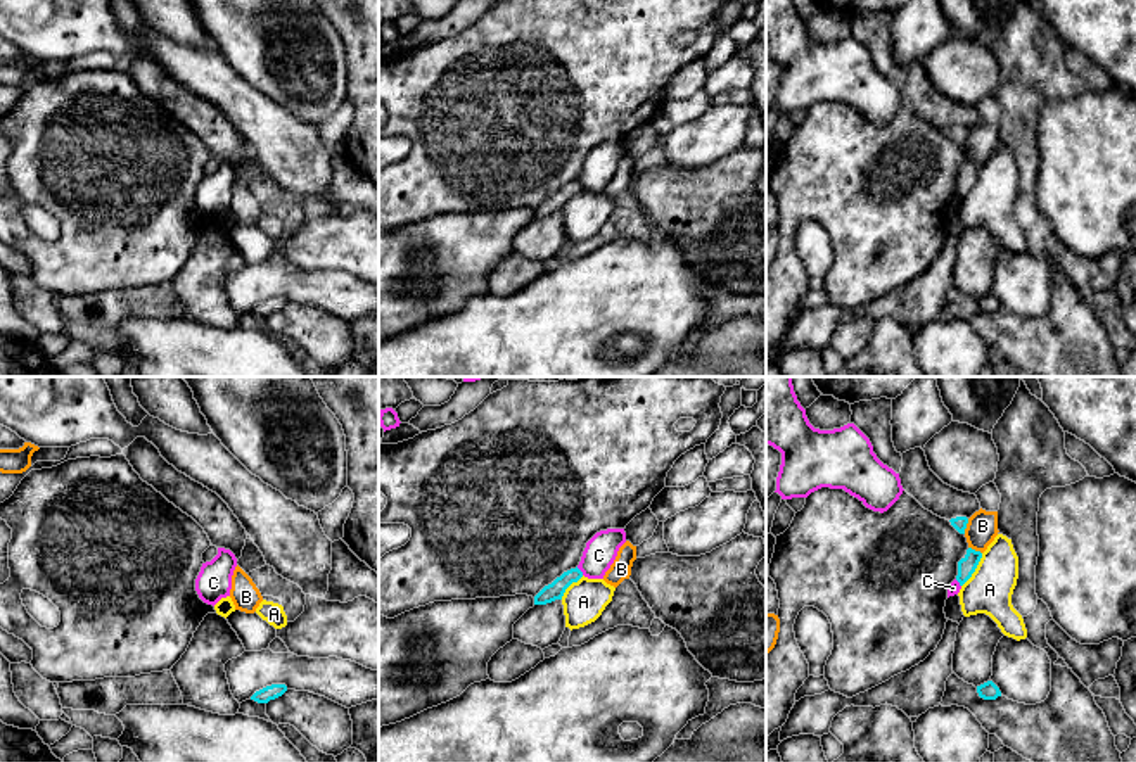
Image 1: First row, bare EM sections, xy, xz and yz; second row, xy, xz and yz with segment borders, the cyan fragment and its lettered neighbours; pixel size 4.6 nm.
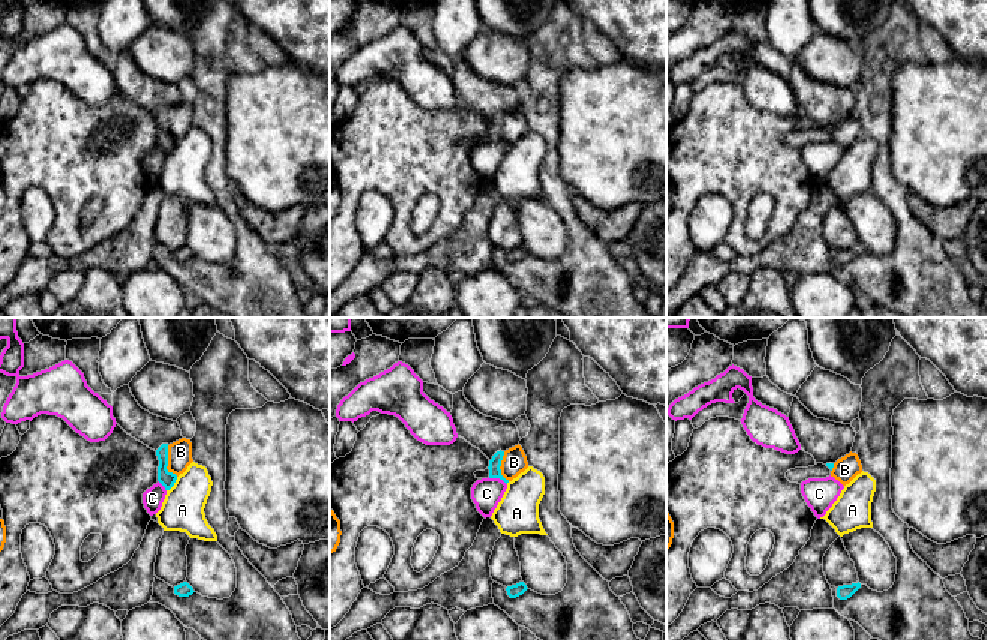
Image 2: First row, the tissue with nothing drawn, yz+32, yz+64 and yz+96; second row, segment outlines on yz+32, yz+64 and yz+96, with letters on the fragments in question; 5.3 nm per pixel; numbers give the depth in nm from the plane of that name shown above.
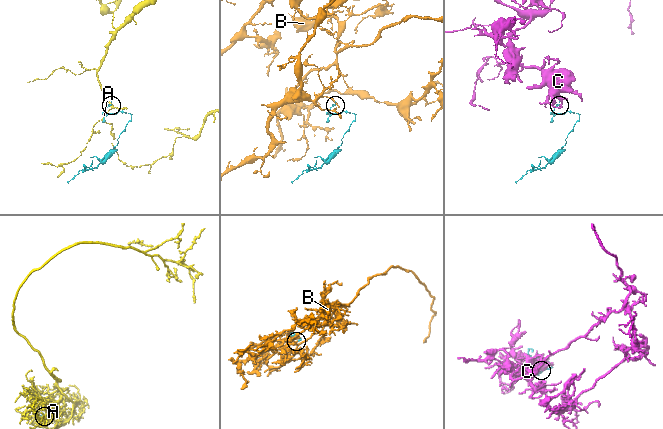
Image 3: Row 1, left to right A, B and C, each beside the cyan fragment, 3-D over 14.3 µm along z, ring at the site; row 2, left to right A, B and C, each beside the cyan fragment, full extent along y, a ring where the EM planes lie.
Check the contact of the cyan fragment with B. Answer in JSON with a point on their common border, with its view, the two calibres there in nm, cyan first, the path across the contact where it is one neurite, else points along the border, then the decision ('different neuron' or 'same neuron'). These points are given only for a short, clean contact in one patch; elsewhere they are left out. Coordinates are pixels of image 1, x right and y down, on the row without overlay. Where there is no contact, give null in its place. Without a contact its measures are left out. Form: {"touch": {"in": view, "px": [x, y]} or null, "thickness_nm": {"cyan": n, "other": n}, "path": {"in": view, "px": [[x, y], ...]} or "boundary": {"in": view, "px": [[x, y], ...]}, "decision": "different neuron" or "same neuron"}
{"touch": {"in": "yz", "px": [965, 139]}, "thickness_nm": {"cyan": 60, "other": 140}, "boundary": {"in": "yz", "px": [[969, 132], [963, 146]]}, "decision": "different neuron"}

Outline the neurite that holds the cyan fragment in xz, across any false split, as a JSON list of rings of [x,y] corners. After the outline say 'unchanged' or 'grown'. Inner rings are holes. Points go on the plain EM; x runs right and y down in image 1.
[[[576,180],[567,185],[564,185],[560,190],[557,190],[552,197],[545,199],[536,209],[534,218],[546,218],[555,213],[562,213],[565,202],[578,195],[583,190],[583,185]]]; unchanged

